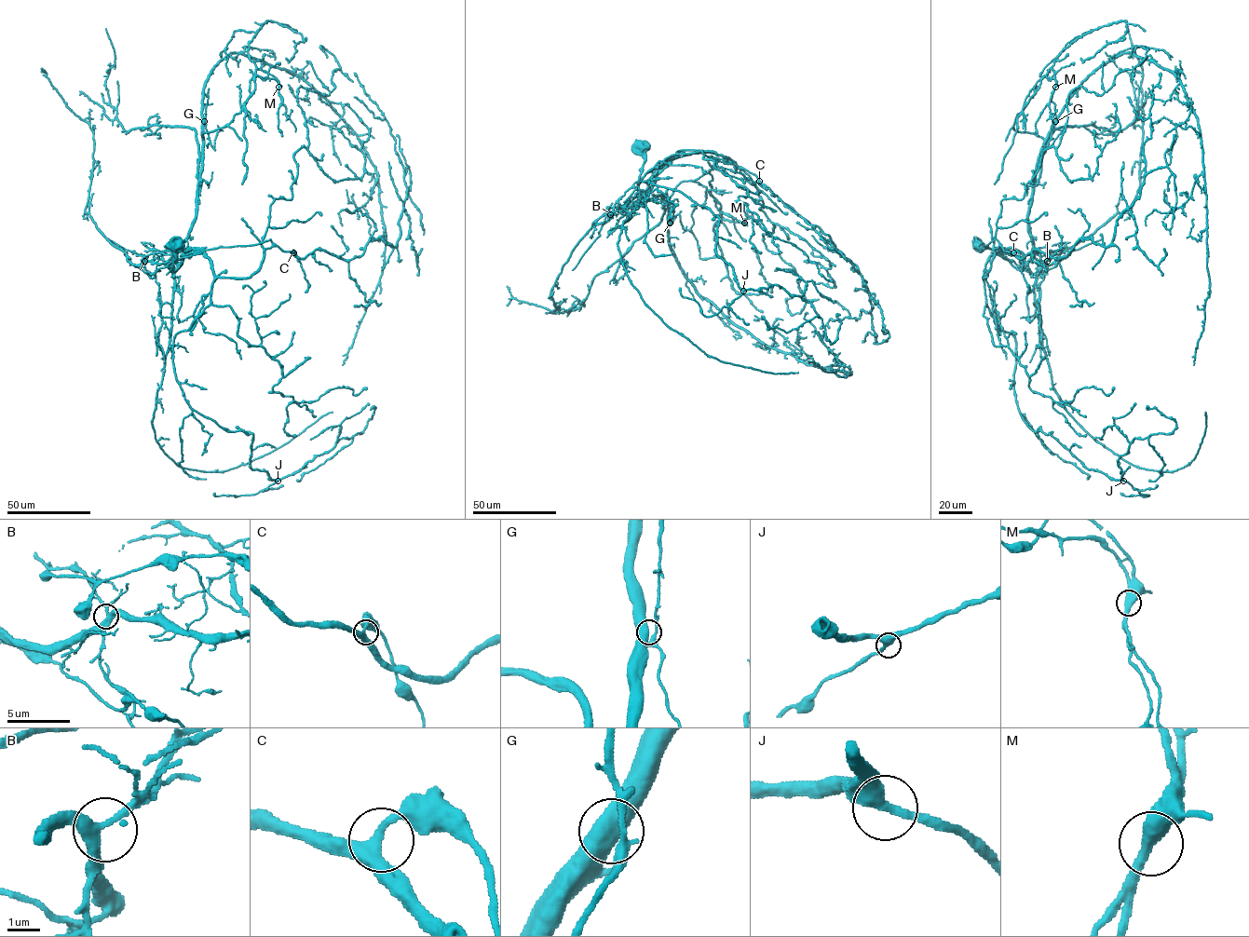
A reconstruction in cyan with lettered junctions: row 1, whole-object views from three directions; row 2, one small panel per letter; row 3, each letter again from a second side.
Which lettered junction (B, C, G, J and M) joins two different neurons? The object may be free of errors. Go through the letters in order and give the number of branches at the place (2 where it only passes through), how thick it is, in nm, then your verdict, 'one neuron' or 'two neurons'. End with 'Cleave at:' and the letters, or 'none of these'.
B: 3 | 360 nm | one neuron
C: 3 | 340 nm | one neuron
G: 2 | 500 nm | one neuron
J: 2 | 460 nm | one neuron
M: 2 | 480 nm | one neuron
Cleave at: none of these

